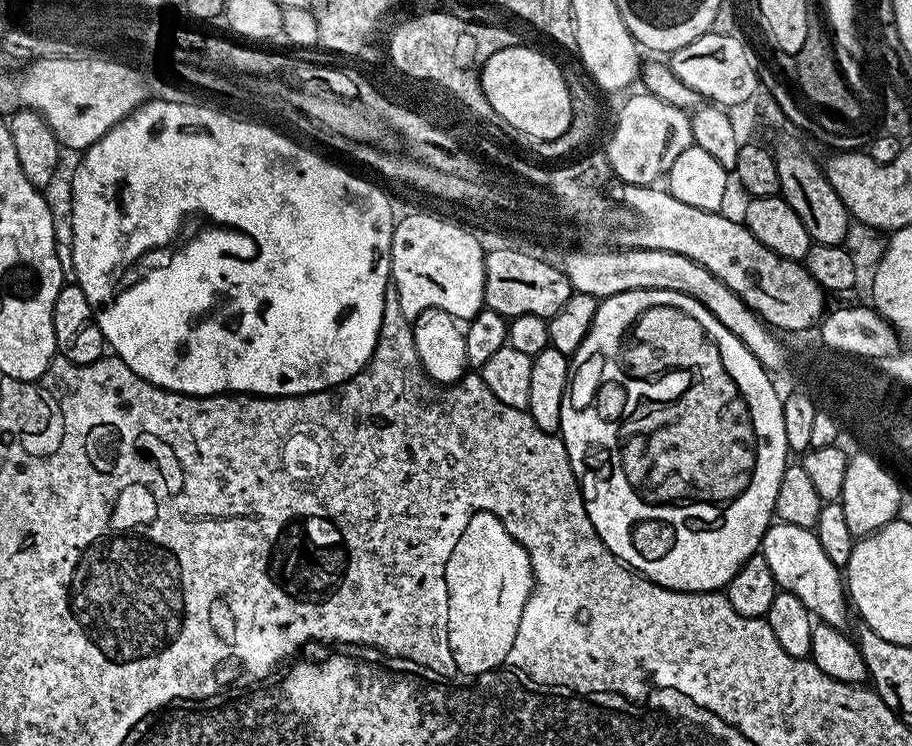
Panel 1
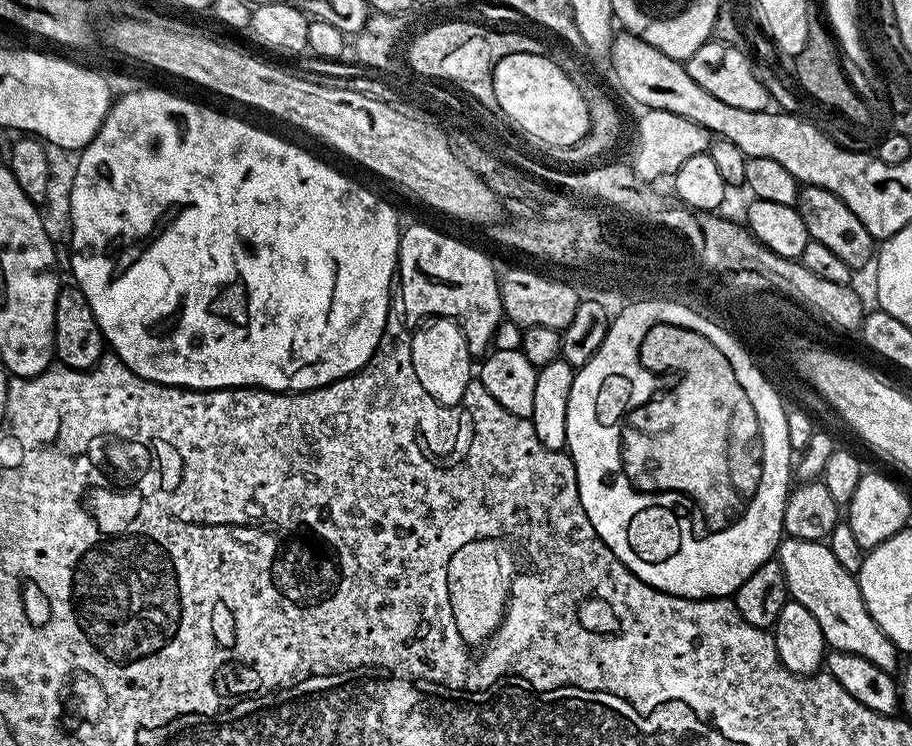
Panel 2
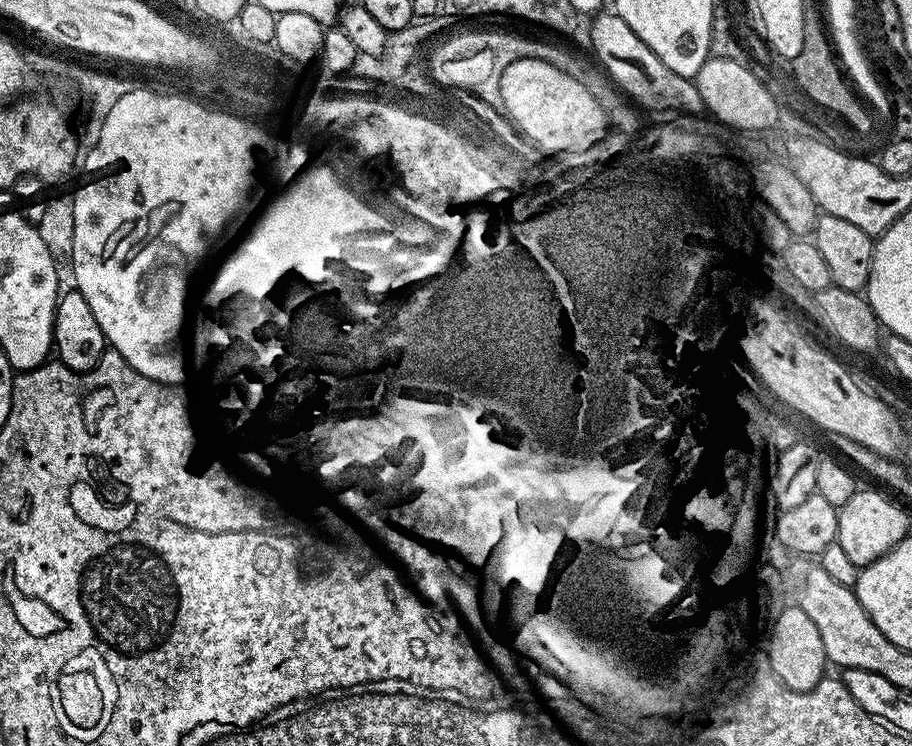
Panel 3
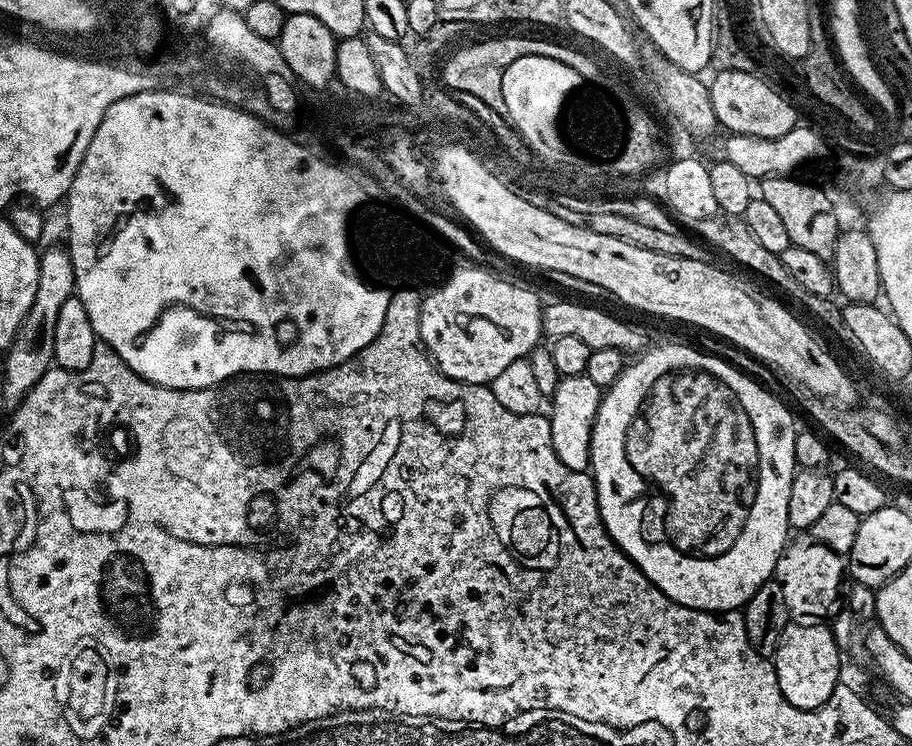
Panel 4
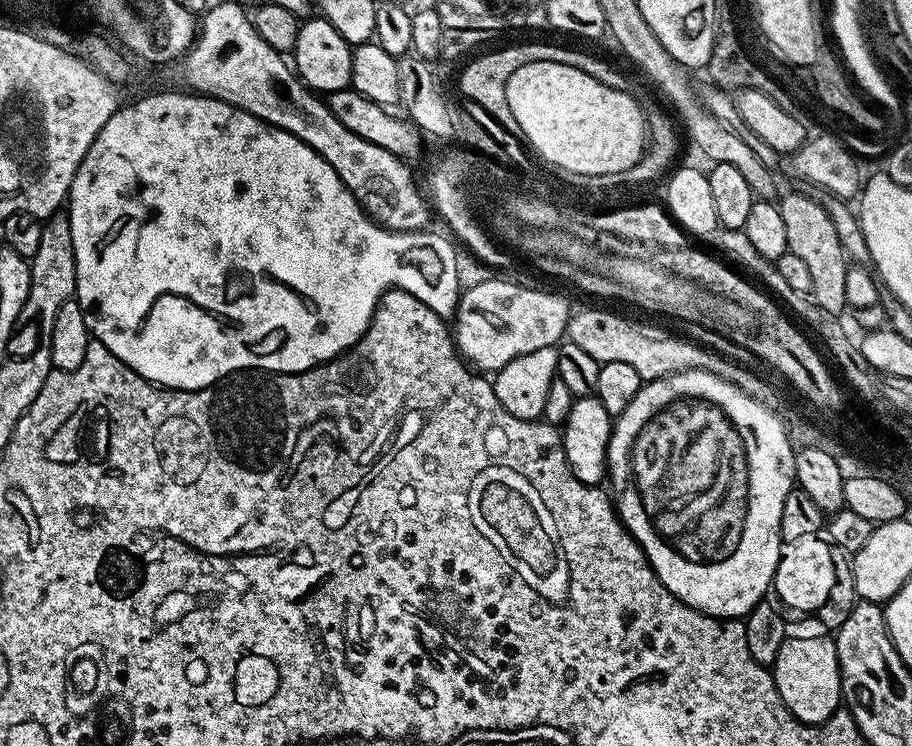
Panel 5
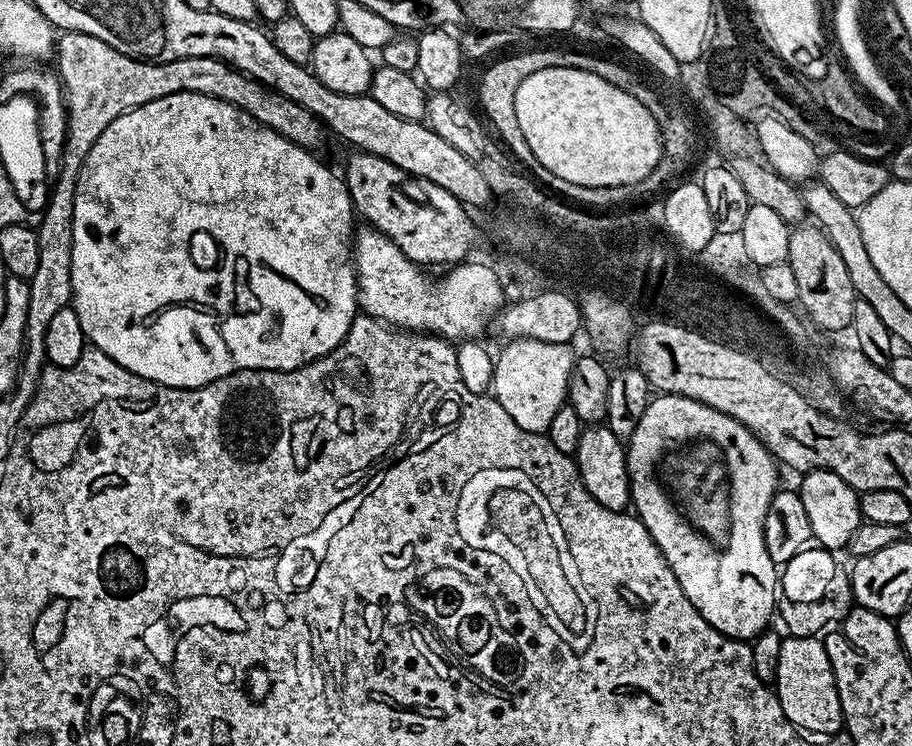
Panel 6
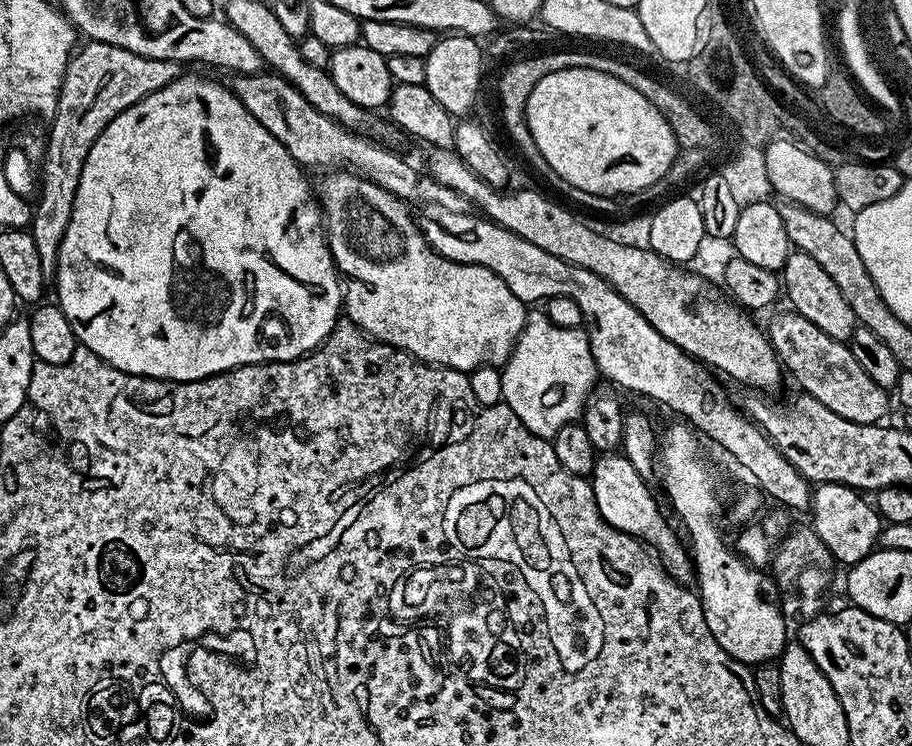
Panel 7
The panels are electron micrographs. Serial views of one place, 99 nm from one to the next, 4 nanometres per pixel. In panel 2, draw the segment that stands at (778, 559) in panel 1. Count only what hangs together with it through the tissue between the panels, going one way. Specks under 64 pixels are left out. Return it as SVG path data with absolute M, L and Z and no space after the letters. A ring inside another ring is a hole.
M796 537L784 538L781 539L778 549L778 559L782 570L786 574L786 586L788 587L789 597L795 603L806 606L806 610L810 610L810 614L814 614L814 618L824 635L824 643L829 649L846 652L850 656L866 658L870 662L874 662L876 668L891 669L893 667L892 656L894 657L894 649L892 643L870 618L860 593L859 579L853 573L847 572L842 566L842 562L838 562L838 558L834 558L834 554L827 543L803 541L802 538Z

